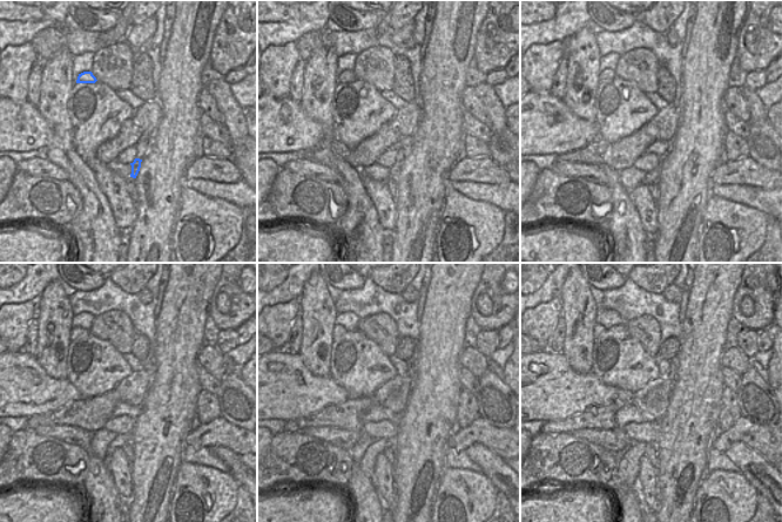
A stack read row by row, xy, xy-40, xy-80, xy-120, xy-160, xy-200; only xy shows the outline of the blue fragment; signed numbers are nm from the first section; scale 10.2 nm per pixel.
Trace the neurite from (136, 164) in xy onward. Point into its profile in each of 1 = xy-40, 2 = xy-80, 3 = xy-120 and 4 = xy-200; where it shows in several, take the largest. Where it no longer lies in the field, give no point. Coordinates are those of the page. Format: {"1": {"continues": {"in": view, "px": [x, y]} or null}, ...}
{"1": {"continues": {"in": "xy-40", "px": [395, 169]}}, "2": {"continues": {"in": "xy-80", "px": [654, 175]}}, "3": {"continues": {"in": "xy-120", "px": [120, 441]}}, "4": {"continues": {"in": "xy-200", "px": [625, 474]}}}

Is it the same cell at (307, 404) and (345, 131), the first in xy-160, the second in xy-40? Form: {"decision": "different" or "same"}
{"decision": "different"}

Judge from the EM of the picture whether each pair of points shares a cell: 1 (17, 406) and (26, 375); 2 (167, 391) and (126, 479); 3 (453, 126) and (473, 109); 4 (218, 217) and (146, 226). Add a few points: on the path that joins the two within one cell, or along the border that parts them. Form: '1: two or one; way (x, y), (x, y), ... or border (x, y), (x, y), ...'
1: one; way (17, 399), (17, 385), (19, 382)
2: two; border (129, 474), (133, 489)
3: two; border (466, 87), (463, 92), (464, 109)
4: two; border (182, 196), (182, 207), (173, 225), (172, 248)

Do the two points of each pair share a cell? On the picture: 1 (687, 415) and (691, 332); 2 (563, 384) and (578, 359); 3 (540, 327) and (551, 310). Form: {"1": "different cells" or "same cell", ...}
{"1": "same cell", "2": "different cells", "3": "same cell"}

